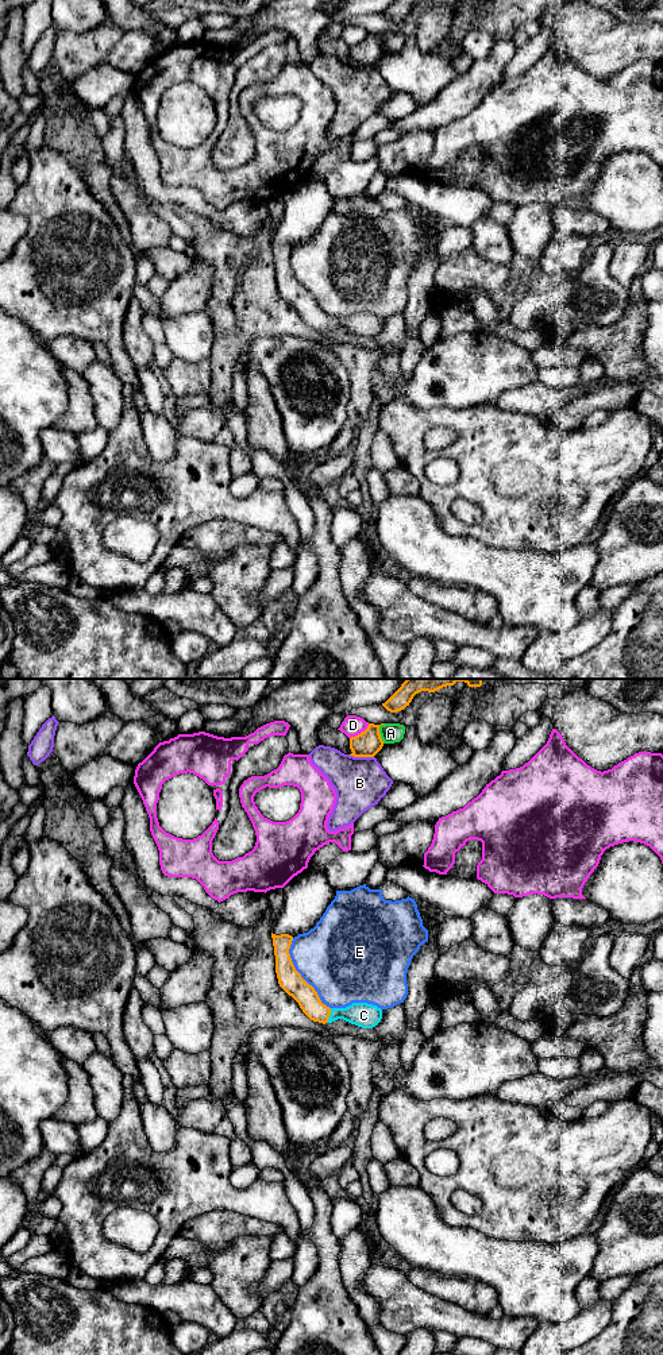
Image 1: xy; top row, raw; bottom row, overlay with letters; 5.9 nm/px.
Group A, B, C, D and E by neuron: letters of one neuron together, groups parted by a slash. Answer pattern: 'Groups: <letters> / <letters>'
Groups: A / B / C / D / E

